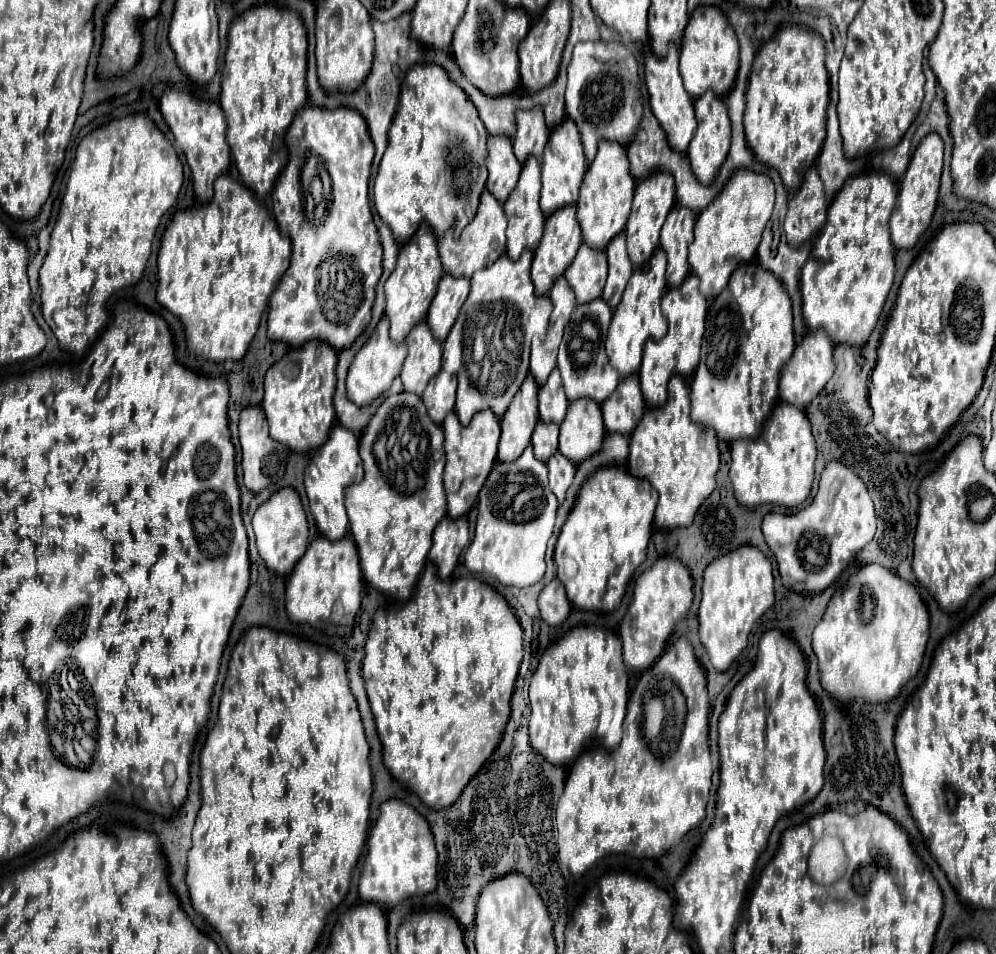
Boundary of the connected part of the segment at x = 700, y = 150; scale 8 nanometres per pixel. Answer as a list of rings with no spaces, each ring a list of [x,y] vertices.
[[[704,93],[704,97],[698,97],[694,101],[694,109],[696,109],[696,119],[698,119],[698,131],[696,131],[694,139],[690,141],[688,157],[690,157],[696,179],[702,185],[708,185],[716,177],[716,173],[718,173],[720,165],[724,163],[728,149],[730,149],[730,117],[728,117],[726,103],[720,97],[716,97],[714,93]]]

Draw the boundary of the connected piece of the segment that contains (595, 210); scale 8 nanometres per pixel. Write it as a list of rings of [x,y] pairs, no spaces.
[[[600,141],[600,149],[594,157],[594,161],[588,165],[588,171],[584,175],[580,197],[576,203],[578,209],[578,221],[584,233],[584,243],[592,249],[604,249],[608,241],[618,235],[630,215],[632,205],[632,193],[636,187],[636,179],[630,175],[628,169],[628,157],[626,149],[620,143],[612,141]]]

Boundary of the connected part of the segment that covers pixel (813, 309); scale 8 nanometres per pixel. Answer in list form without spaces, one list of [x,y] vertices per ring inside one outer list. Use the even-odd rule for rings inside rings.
[[[868,171],[860,173],[860,177],[852,177],[852,181],[844,183],[844,189],[840,189],[832,205],[828,207],[828,221],[824,223],[824,229],[820,229],[820,233],[816,233],[816,237],[812,239],[812,249],[800,277],[802,313],[808,329],[824,329],[834,343],[866,343],[892,289],[894,247],[890,243],[888,219],[896,205],[896,193],[898,187],[894,179],[884,171]]]

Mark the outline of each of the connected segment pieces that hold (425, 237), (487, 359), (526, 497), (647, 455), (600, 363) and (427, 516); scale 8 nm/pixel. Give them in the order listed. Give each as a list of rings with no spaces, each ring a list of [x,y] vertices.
[[[420,225],[420,229],[412,235],[412,239],[400,249],[396,269],[388,277],[384,291],[386,291],[386,317],[390,319],[390,337],[394,343],[402,343],[408,335],[412,325],[426,319],[428,307],[434,299],[436,287],[440,277],[444,275],[440,257],[438,257],[438,241],[432,233],[430,225]]]
[[[524,249],[518,261],[510,261],[506,255],[500,255],[488,269],[476,271],[470,279],[472,287],[468,299],[464,301],[456,323],[444,341],[442,355],[442,369],[458,375],[454,411],[462,425],[468,425],[470,419],[484,409],[492,409],[498,417],[504,415],[514,393],[528,375],[532,337],[544,337],[546,333],[552,303],[548,297],[536,295],[530,281],[530,263],[530,249]]]
[[[530,445],[516,461],[498,461],[478,495],[476,533],[464,555],[468,571],[490,575],[502,585],[538,583],[546,573],[544,551],[554,529],[556,509],[558,501],[548,487],[546,463],[534,457]]]
[[[672,377],[668,383],[668,401],[660,409],[646,409],[640,425],[630,435],[630,455],[628,455],[628,469],[634,477],[646,477],[652,487],[658,491],[658,505],[654,523],[660,529],[674,529],[674,527],[688,527],[702,505],[702,501],[714,491],[716,487],[716,471],[720,467],[720,451],[718,439],[712,429],[704,429],[690,419],[690,401],[688,401],[688,385],[684,377]]]
[[[600,297],[596,301],[576,305],[568,321],[568,329],[564,329],[564,337],[558,351],[558,369],[562,373],[564,391],[570,401],[580,397],[590,397],[596,403],[604,403],[610,397],[610,393],[616,389],[620,373],[616,373],[616,369],[608,365],[608,357],[604,353],[604,341],[610,321],[612,321],[612,309],[608,309],[608,305],[604,305],[604,299]]]
[[[400,391],[386,397],[372,415],[368,429],[364,429],[360,437],[360,457],[364,461],[364,479],[360,485],[350,485],[346,489],[344,505],[360,553],[362,575],[374,589],[392,593],[398,599],[408,599],[426,565],[428,549],[432,547],[432,531],[446,515],[446,495],[442,487],[442,471],[446,463],[442,427],[430,421],[418,395]]]

